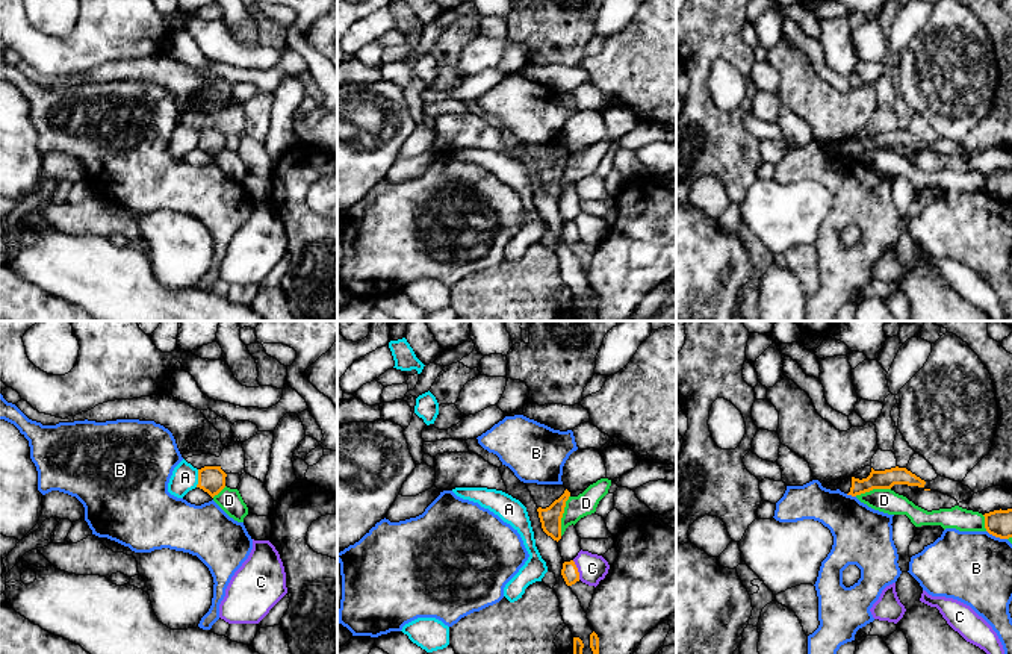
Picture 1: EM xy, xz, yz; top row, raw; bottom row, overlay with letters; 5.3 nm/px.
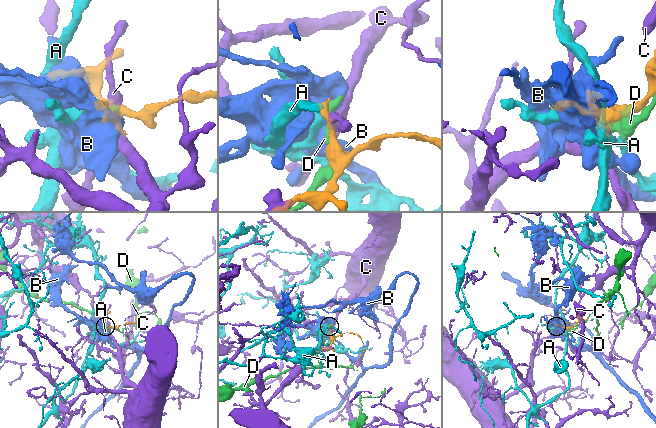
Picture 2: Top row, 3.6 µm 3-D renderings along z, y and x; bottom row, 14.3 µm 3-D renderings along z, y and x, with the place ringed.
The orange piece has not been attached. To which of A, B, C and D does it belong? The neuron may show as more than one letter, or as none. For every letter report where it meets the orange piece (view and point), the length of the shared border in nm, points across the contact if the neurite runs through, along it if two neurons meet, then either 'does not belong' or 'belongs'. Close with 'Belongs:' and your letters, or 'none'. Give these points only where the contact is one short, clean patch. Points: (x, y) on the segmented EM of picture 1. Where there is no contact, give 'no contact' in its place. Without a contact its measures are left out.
A: contact xy (198, 479); length 100 nm; border xy (198, 470), (198, 483), (195, 486); does not belong
B: contact yz (850, 494); length 60 nm; does not belong
C: contact xz (577, 569); length 110 nm; border xz (572, 560), (580, 579); does not belong
D: contact xz (561, 515); length 220 nm; does not belong
Belongs: none

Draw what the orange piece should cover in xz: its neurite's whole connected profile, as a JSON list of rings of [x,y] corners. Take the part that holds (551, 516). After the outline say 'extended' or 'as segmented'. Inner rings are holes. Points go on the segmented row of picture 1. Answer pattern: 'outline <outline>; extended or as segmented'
outline [[[525,483],[537,504],[543,531],[554,540],[561,539],[561,518],[570,492],[564,484]]]; extended

